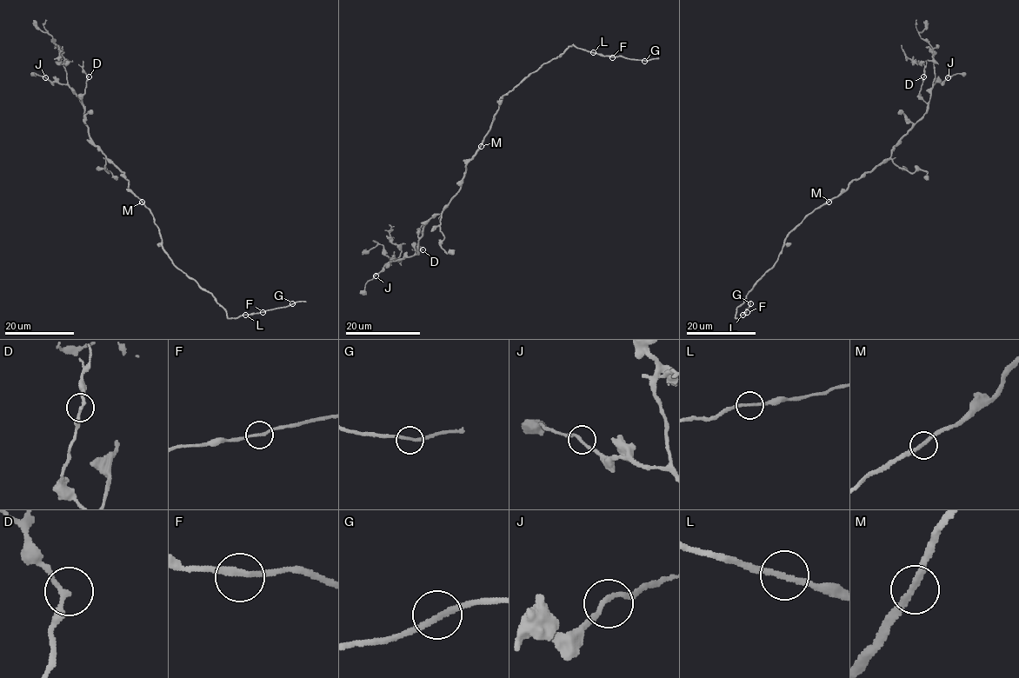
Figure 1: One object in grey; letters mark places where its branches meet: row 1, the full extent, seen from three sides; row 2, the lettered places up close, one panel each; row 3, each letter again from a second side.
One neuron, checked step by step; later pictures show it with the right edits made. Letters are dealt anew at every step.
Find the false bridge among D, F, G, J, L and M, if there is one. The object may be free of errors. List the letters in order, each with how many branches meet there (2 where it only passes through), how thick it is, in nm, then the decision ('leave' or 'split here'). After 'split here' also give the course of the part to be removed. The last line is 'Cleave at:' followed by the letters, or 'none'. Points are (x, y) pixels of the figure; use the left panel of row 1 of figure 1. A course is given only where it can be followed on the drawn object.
D: branches 2; calibre 200 nm; leave
F: branches 2; calibre 200 nm; leave
G: branches 2; calibre 220 nm; leave
J: branches 2; calibre 200 nm; leave
L: branches 2; calibre 200 nm; leave
M: branches 2; calibre 260 nm; leave
Cleave at: none

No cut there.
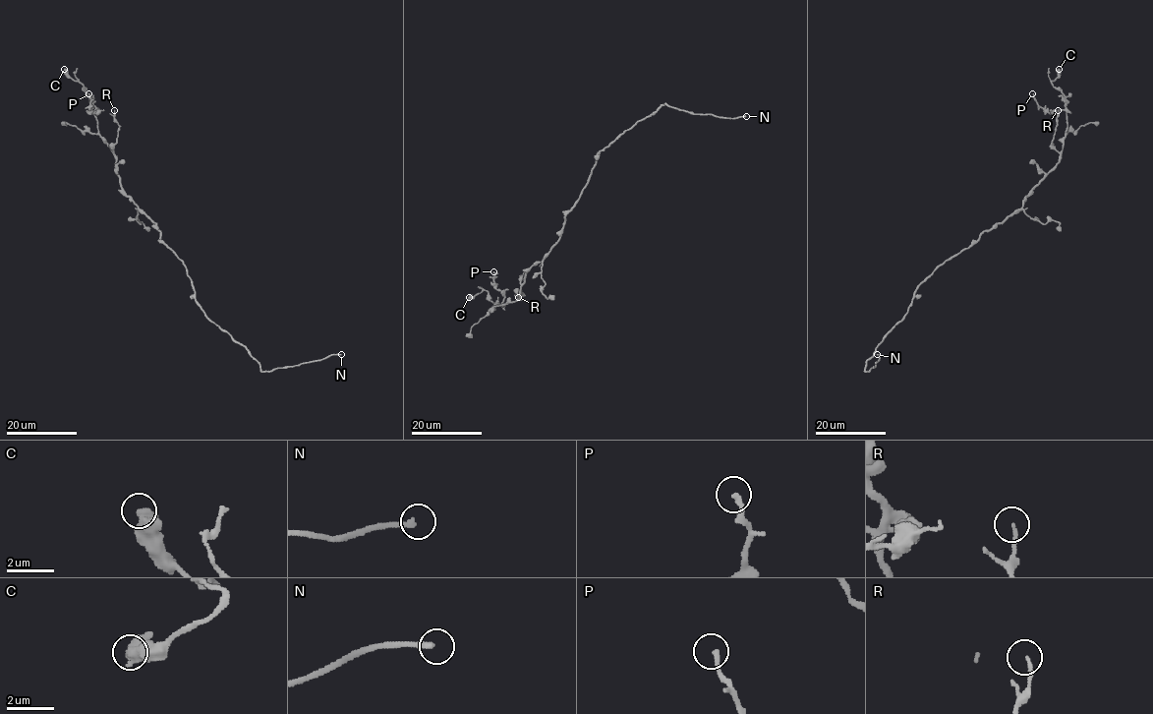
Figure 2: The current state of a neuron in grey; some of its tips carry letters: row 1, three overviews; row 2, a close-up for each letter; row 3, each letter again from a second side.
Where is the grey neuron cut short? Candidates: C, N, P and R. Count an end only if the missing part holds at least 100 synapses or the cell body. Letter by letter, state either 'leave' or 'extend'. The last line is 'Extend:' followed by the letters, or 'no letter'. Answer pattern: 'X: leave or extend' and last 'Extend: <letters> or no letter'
C: leave
N: extend
P: leave
R: leave
Extend: N

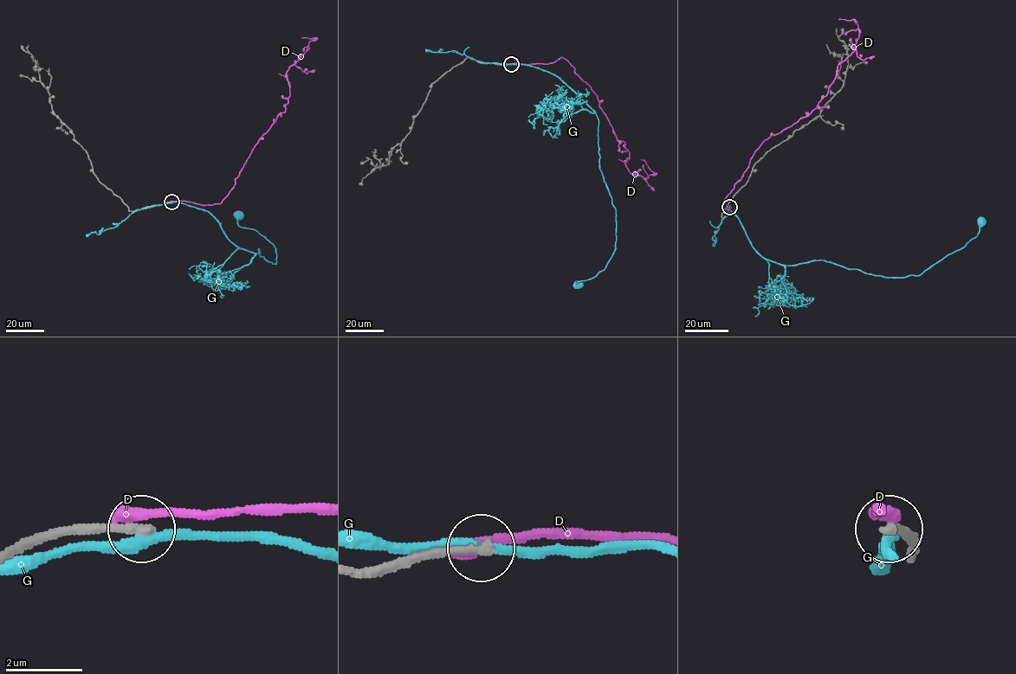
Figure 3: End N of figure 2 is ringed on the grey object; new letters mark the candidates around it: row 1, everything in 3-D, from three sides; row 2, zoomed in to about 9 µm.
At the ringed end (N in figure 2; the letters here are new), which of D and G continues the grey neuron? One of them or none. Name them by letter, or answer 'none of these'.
none of these

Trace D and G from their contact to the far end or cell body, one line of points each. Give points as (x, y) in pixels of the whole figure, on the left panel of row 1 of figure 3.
D: (171, 202), (221, 202), (260, 138), (286, 110), (290, 94), (286, 72), (315, 39), (301, 38)
G: (171, 202), (209, 212), (236, 246), (259, 249), (276, 264), (273, 245), (240, 227), (237, 215)

